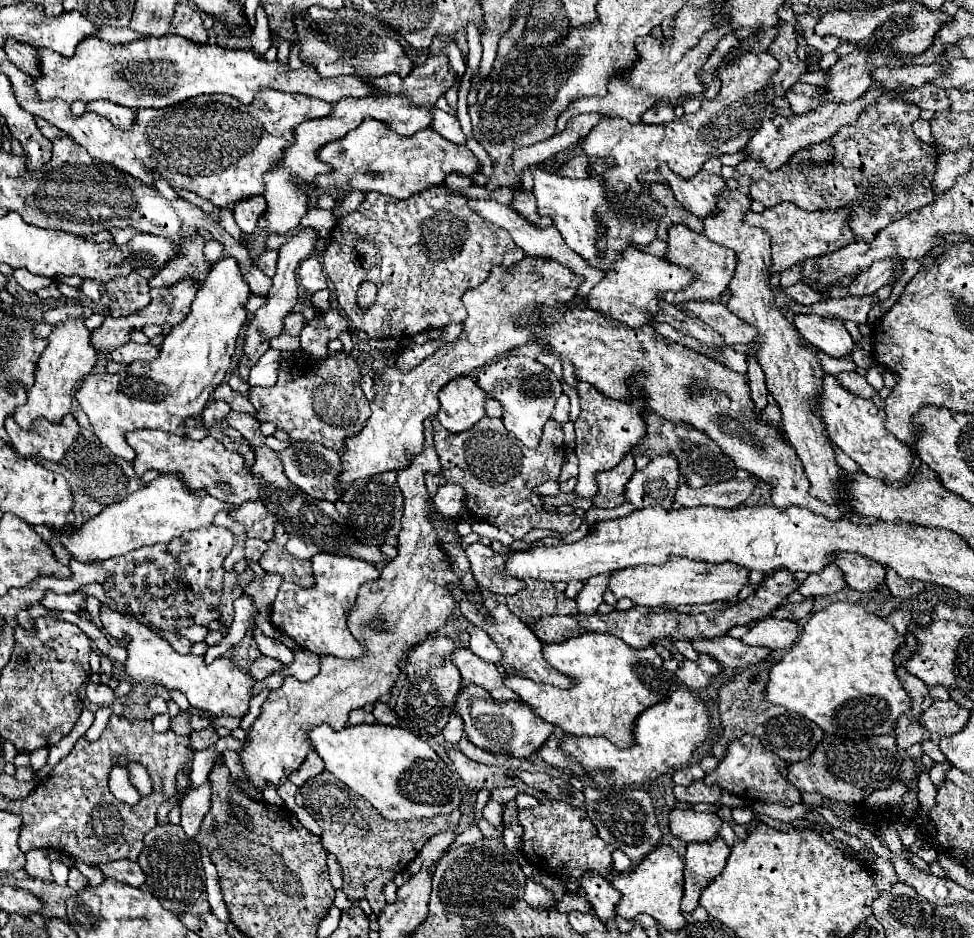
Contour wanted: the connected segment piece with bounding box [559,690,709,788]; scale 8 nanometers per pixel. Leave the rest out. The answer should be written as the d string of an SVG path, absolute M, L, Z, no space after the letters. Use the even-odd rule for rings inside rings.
M677 690L667 700L653 704L641 716L637 716L633 724L633 744L629 748L615 748L607 738L601 736L573 736L561 734L561 752L581 764L585 776L593 780L595 788L607 786L627 786L639 784L643 786L649 780L659 778L669 768L679 768L691 760L691 754L697 746L707 740L709 734L709 718L705 704L693 696L689 690Z

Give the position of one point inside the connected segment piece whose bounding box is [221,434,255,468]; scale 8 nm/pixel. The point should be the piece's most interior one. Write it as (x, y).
(243, 448)

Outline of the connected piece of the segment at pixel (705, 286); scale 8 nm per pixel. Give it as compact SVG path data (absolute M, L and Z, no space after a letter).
M675 224L673 228L669 228L669 252L665 258L669 258L673 264L685 266L697 274L697 284L689 286L689 290L683 290L681 294L665 294L665 300L675 306L689 302L689 300L715 300L717 296L721 296L727 290L727 286L735 274L735 266L737 266L735 250L725 248L717 242L711 242L705 234L697 234L693 230L689 230L689 226L685 226L685 224Z

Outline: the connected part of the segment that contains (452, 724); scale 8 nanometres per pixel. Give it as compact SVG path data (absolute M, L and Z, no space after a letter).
M451 714L447 726L443 728L441 734L443 734L443 738L445 738L445 744L451 746L451 748L455 748L457 742L461 740L461 736L463 736L463 722L461 722L461 716Z

